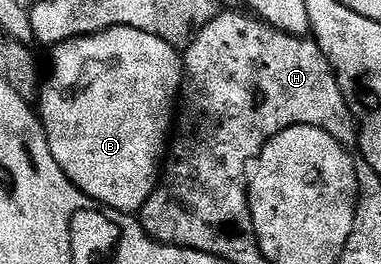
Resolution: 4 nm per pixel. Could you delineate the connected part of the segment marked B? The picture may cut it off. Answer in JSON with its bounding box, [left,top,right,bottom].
[37,28,183,214]

